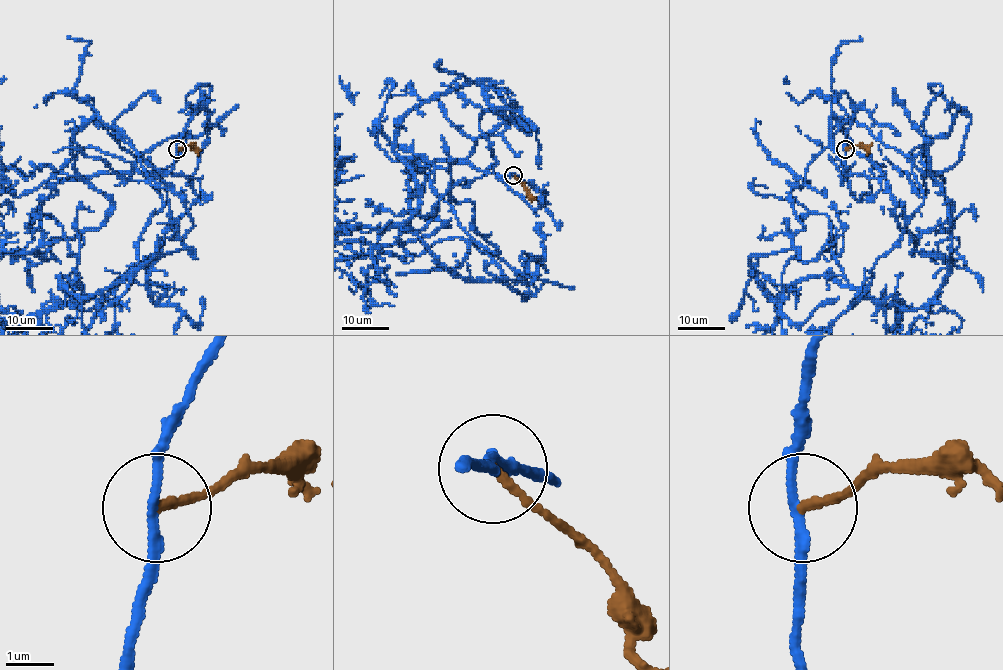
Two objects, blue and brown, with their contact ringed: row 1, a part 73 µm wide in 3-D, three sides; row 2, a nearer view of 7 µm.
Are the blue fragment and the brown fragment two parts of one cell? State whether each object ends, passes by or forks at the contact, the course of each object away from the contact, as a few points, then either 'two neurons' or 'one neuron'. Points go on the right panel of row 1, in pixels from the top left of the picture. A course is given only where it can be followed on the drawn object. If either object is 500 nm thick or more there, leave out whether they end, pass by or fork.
blue passes by | brown ends | blue via (845, 149), (855, 120), (913, 159), (860, 298), (916, 310), (970, 122), (939, 84), (930, 136) | brown via (845, 149), (863, 146), (867, 154) | two neurons

